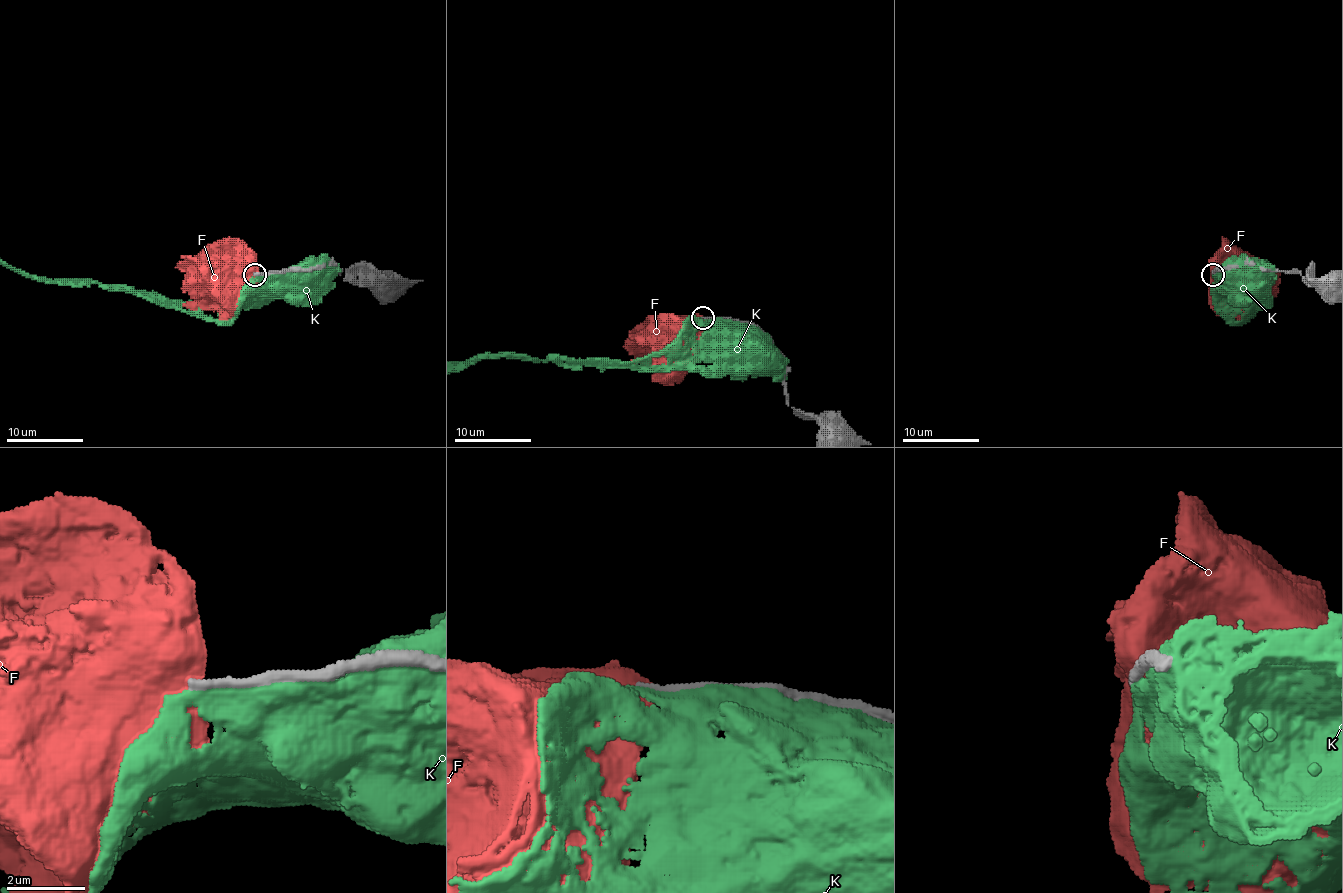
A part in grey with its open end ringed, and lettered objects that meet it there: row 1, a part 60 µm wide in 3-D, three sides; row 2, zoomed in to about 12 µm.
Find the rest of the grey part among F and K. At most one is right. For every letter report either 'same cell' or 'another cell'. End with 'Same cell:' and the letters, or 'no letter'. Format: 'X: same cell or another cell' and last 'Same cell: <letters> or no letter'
F: another cell
K: another cell
Same cell: no letter

